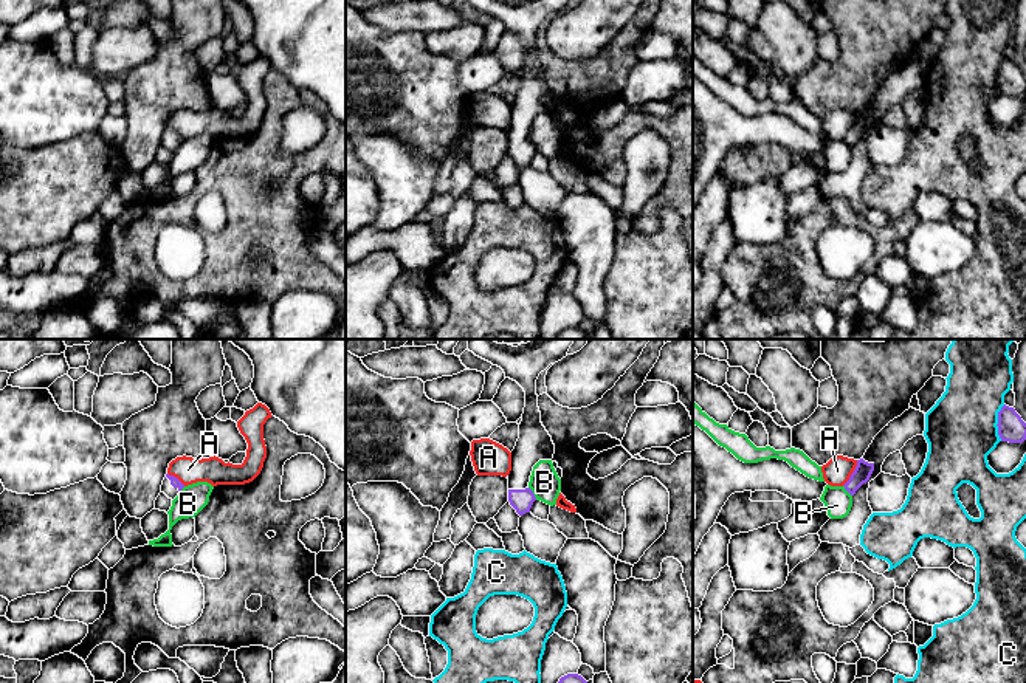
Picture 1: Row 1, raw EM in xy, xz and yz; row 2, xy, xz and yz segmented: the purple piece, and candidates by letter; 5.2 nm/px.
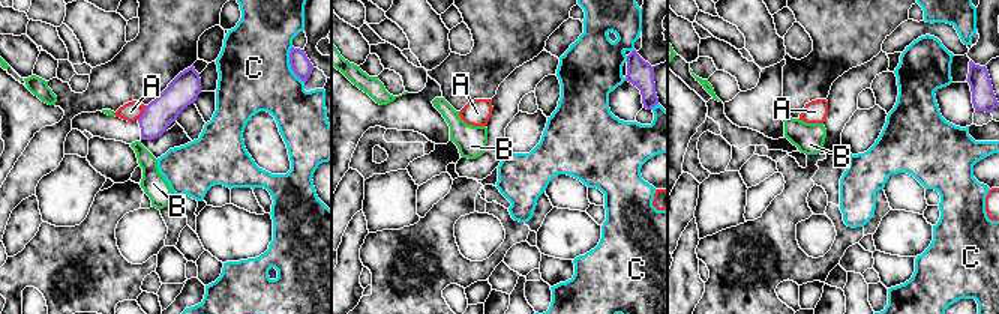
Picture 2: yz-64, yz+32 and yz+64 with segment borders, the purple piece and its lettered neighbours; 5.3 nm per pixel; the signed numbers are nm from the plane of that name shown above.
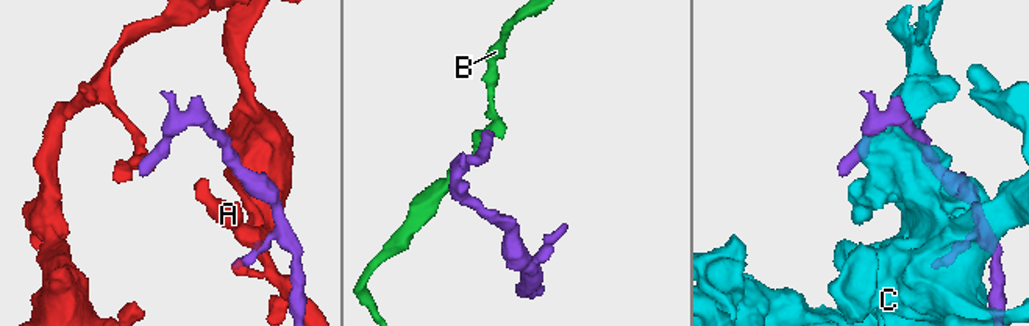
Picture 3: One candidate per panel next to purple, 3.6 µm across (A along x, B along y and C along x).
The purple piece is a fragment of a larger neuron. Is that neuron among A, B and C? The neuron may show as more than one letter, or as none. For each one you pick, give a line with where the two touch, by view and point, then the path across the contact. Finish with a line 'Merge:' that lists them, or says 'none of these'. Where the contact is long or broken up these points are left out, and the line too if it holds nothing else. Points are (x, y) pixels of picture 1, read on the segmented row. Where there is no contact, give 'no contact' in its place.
Merge: none of these

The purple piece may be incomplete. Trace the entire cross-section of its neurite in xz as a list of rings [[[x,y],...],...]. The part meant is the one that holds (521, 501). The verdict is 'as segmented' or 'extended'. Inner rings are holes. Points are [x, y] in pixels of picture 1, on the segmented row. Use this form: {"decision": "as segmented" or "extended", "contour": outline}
{"decision": "extended", "contour": [[[467,339],[468,350],[498,366],[505,378],[516,381],[525,392],[525,407],[519,424],[519,438],[511,451],[508,474],[508,502],[519,516],[530,513],[536,500],[528,488],[533,466],[539,460],[552,460],[555,444],[541,423],[536,379],[550,364],[567,356],[575,339],[532,339],[518,347],[498,344],[493,339]]]}

